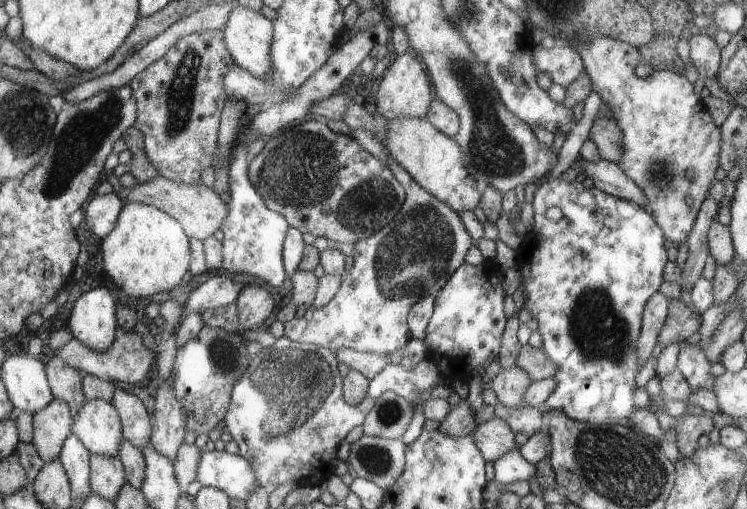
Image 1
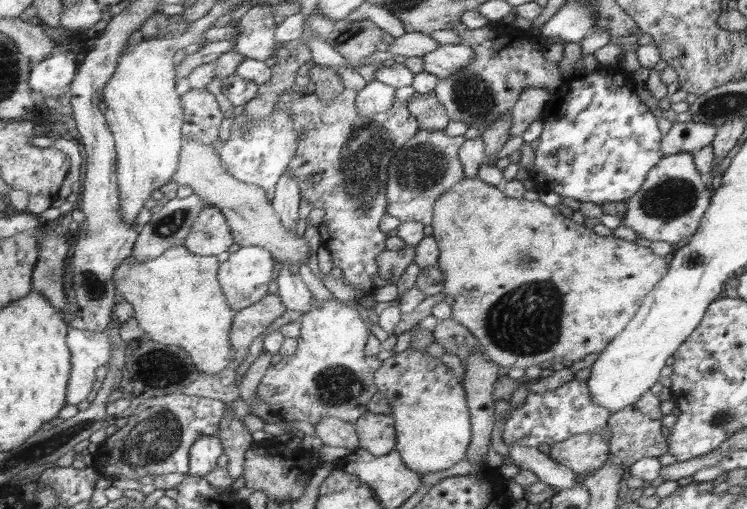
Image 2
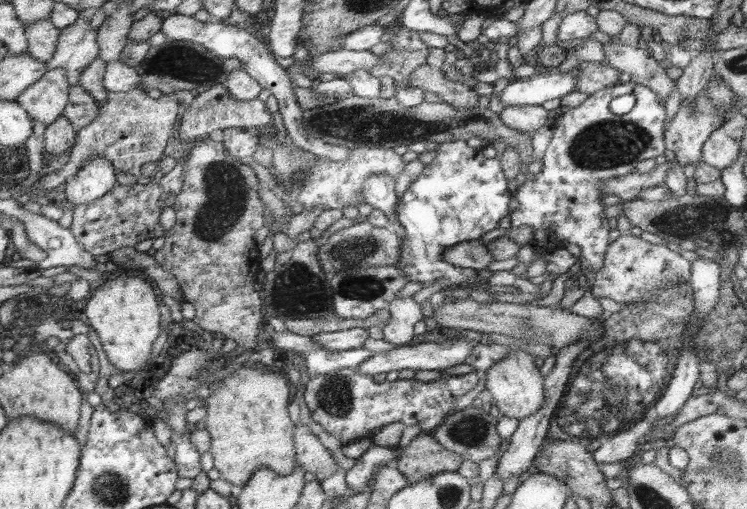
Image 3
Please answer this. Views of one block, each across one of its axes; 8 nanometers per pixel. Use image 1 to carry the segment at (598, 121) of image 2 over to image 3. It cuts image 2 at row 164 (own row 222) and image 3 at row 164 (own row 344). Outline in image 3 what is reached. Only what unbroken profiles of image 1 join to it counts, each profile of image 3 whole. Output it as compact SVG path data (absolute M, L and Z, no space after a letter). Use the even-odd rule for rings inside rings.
M632 82L618 83L611 87L603 88L601 91L591 94L578 107L562 107L561 117L554 123L553 137L548 145L542 170L535 176L532 182L527 181L519 186L514 194L515 208L510 213L511 227L520 228L527 226L532 228L534 238L531 244L538 242L555 242L556 246L564 247L566 243L574 243L580 246L579 256L580 272L577 272L579 281L584 284L584 275L589 268L597 270L605 262L605 252L609 248L610 233L608 219L606 219L606 208L598 203L597 197L602 195L602 188L606 180L620 178L626 174L634 173L638 163L648 158L656 159L664 153L664 106L660 102L661 97L646 85ZM632 94L636 97L636 103L627 114L616 115L608 109L608 104L617 96Z

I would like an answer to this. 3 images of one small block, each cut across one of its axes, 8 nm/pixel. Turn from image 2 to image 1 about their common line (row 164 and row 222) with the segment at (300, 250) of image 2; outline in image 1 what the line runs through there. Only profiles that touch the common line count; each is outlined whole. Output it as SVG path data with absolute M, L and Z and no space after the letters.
M156 176L148 182L138 182L137 186L129 189L125 188L118 194L122 204L141 203L157 207L165 214L172 215L185 228L189 238L204 241L206 238L213 237L216 231L221 230L224 218L228 216L228 206L225 201L212 188L208 188L201 182L198 184L178 183L166 180L162 176Z

